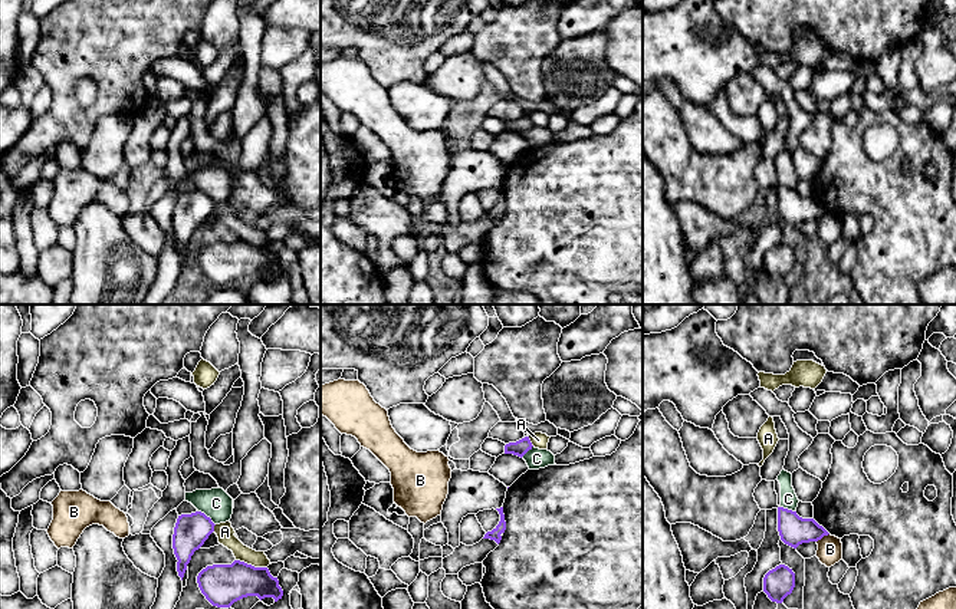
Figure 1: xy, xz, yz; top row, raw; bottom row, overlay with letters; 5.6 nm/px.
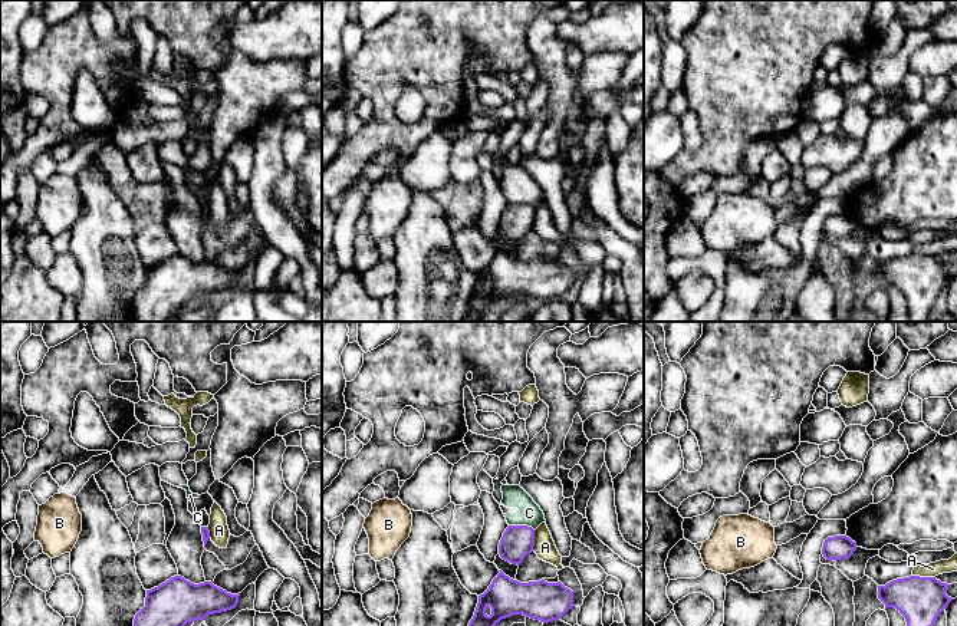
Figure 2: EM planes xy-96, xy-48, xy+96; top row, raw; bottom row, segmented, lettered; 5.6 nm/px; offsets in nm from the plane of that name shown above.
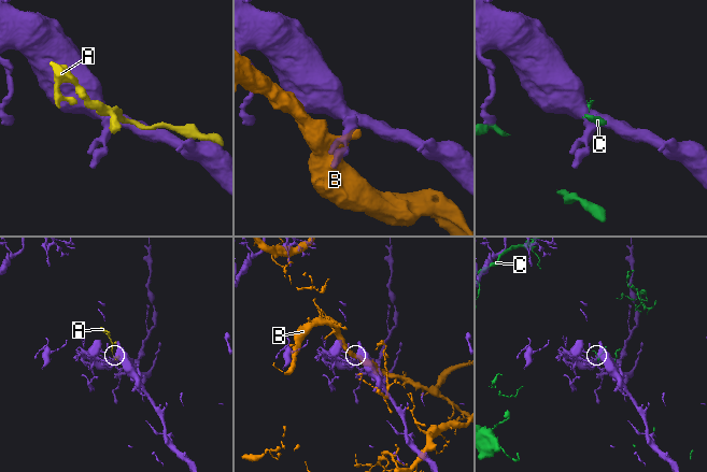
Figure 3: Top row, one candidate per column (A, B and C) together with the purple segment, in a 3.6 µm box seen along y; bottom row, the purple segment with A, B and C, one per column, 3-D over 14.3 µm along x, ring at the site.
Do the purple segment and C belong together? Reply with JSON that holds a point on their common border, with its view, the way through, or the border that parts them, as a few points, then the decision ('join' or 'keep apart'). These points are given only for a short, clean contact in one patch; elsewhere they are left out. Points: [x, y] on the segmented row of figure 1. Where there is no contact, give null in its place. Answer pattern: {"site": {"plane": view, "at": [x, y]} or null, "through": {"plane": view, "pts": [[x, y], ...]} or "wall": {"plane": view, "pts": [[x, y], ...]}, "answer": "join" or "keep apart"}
{"site": {"plane": "xy", "at": [206, 516]}, "wall": {"plane": "xy", "pts": [[199, 510], [214, 524]]}, "answer": "keep apart"}

